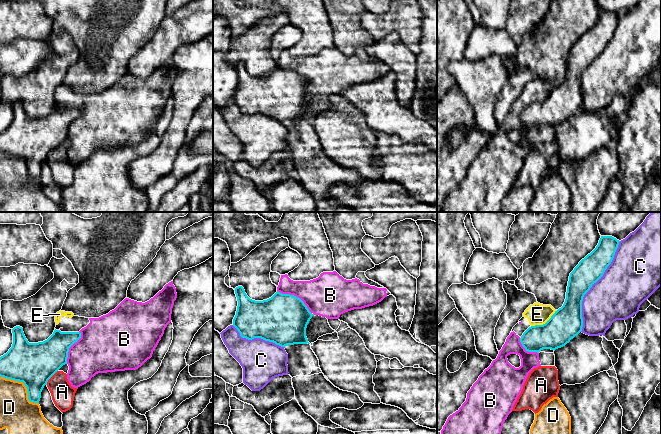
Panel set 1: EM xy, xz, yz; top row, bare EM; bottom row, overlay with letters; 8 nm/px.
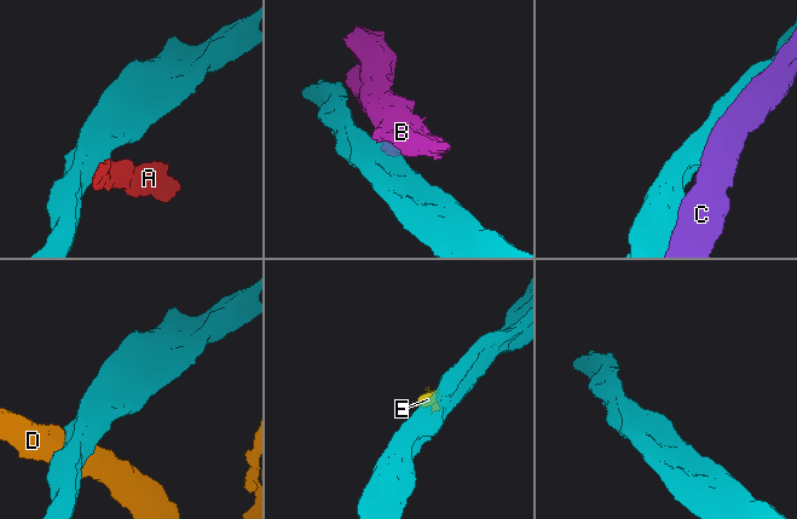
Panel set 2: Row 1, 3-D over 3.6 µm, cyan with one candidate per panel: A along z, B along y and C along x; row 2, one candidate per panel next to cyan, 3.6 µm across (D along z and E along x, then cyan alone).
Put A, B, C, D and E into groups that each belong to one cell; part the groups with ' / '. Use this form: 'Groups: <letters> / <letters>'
Groups: A / B E / C / D

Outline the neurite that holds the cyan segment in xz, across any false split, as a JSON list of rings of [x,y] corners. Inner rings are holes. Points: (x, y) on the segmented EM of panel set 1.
[[[242,286],[235,288],[235,294],[238,306],[233,319],[233,326],[242,338],[248,340],[261,338],[281,347],[294,344],[310,344],[306,337],[306,328],[314,314],[309,311],[300,298],[277,291],[267,300],[255,301],[247,296]]]

